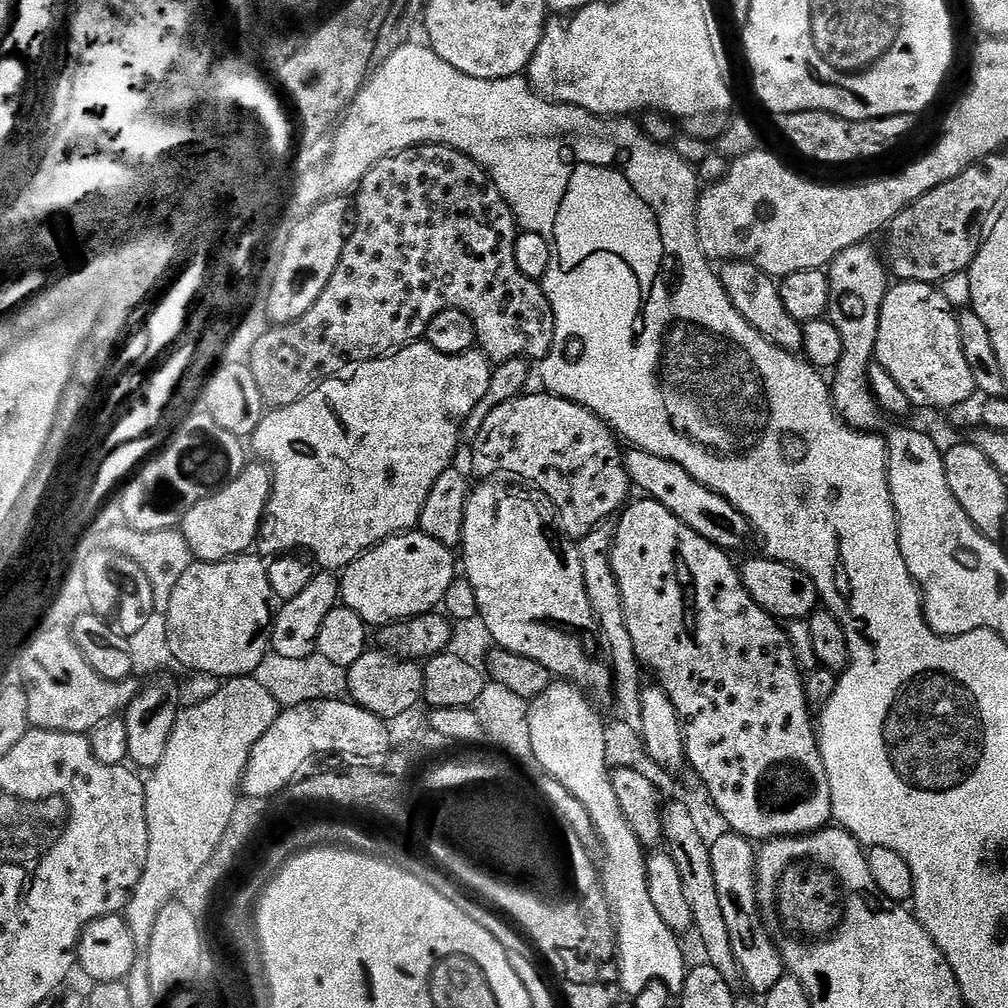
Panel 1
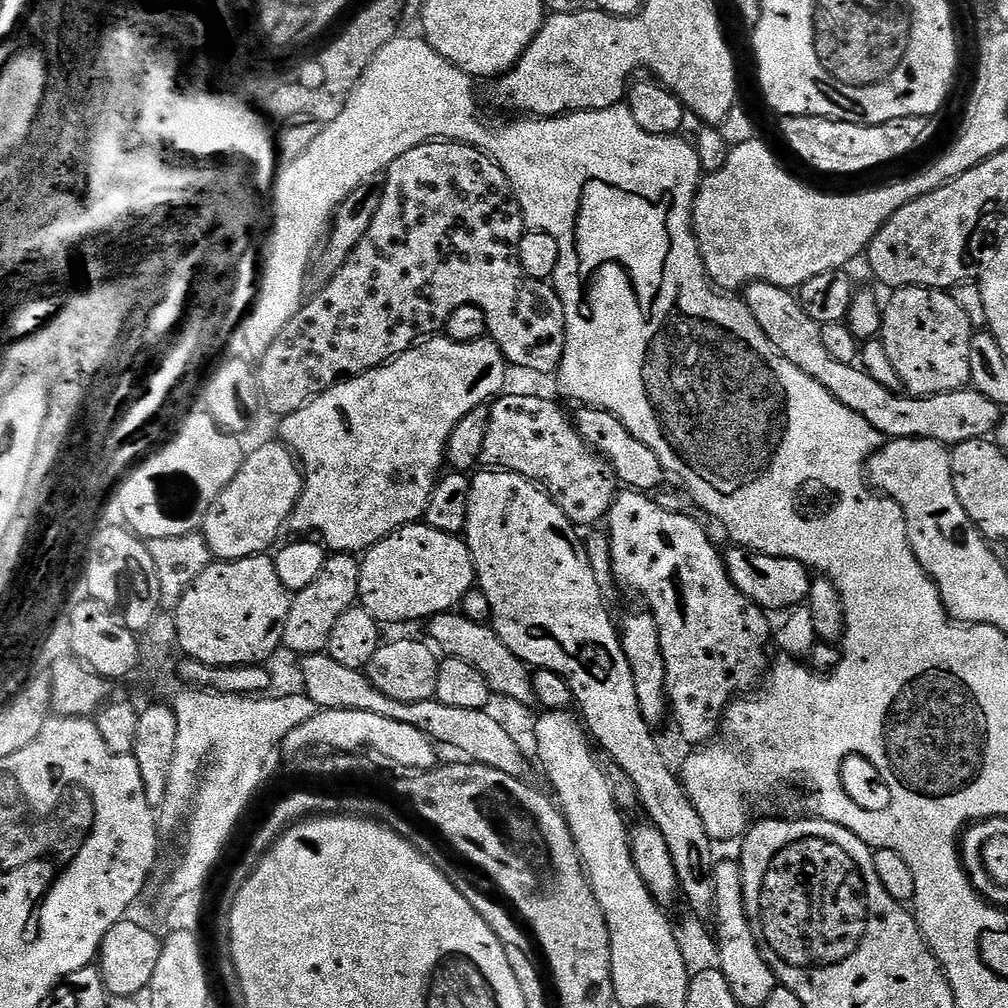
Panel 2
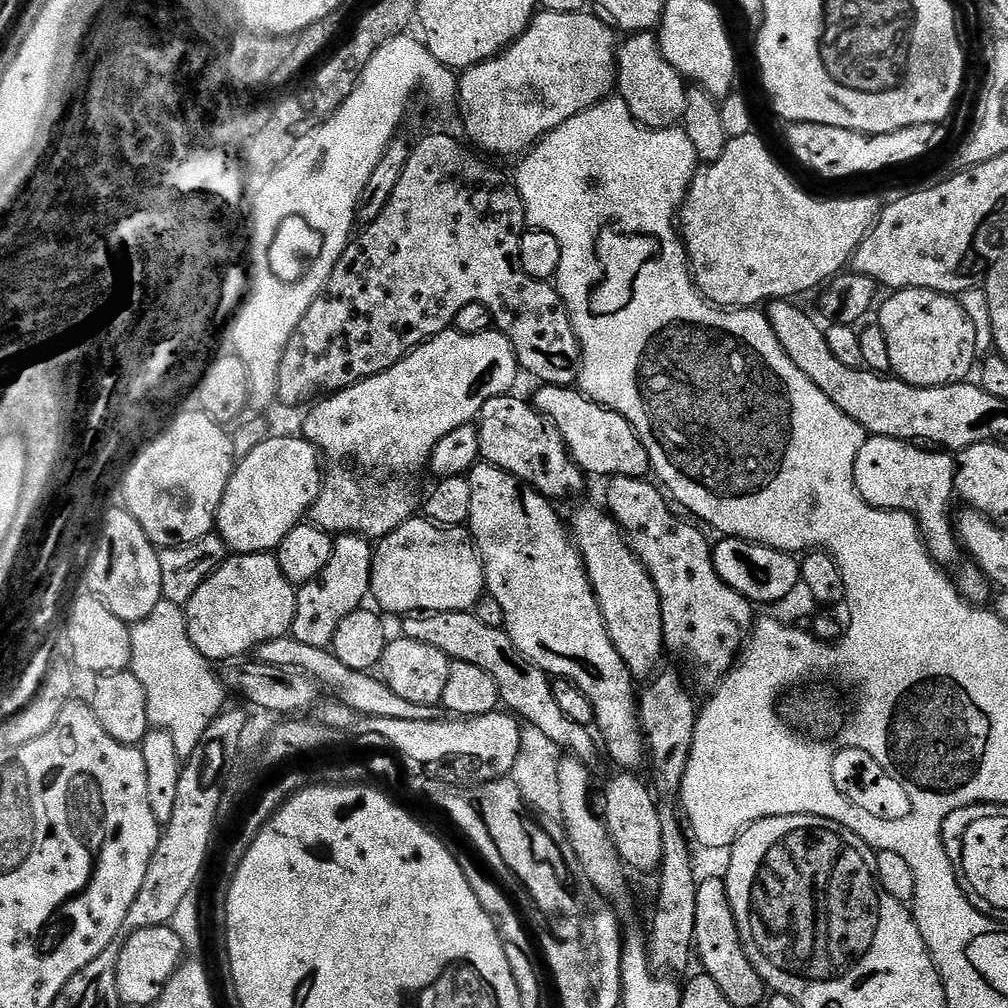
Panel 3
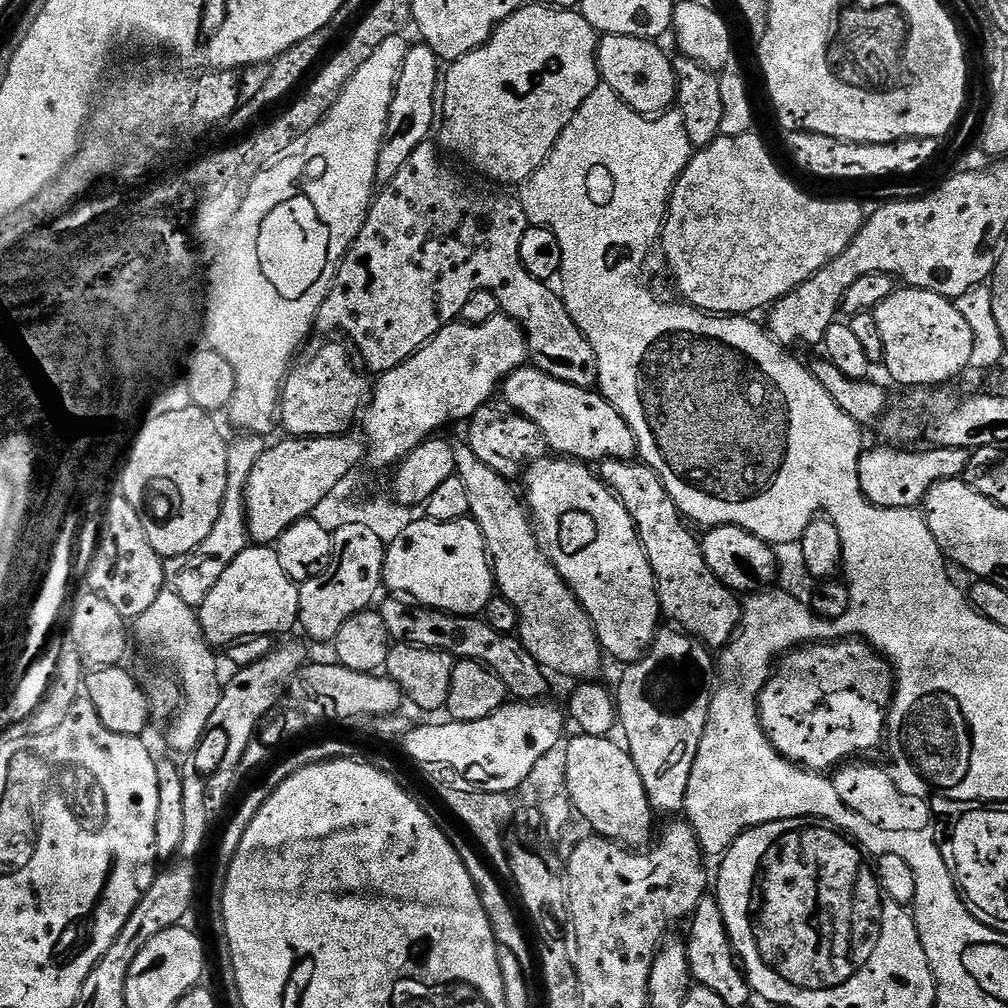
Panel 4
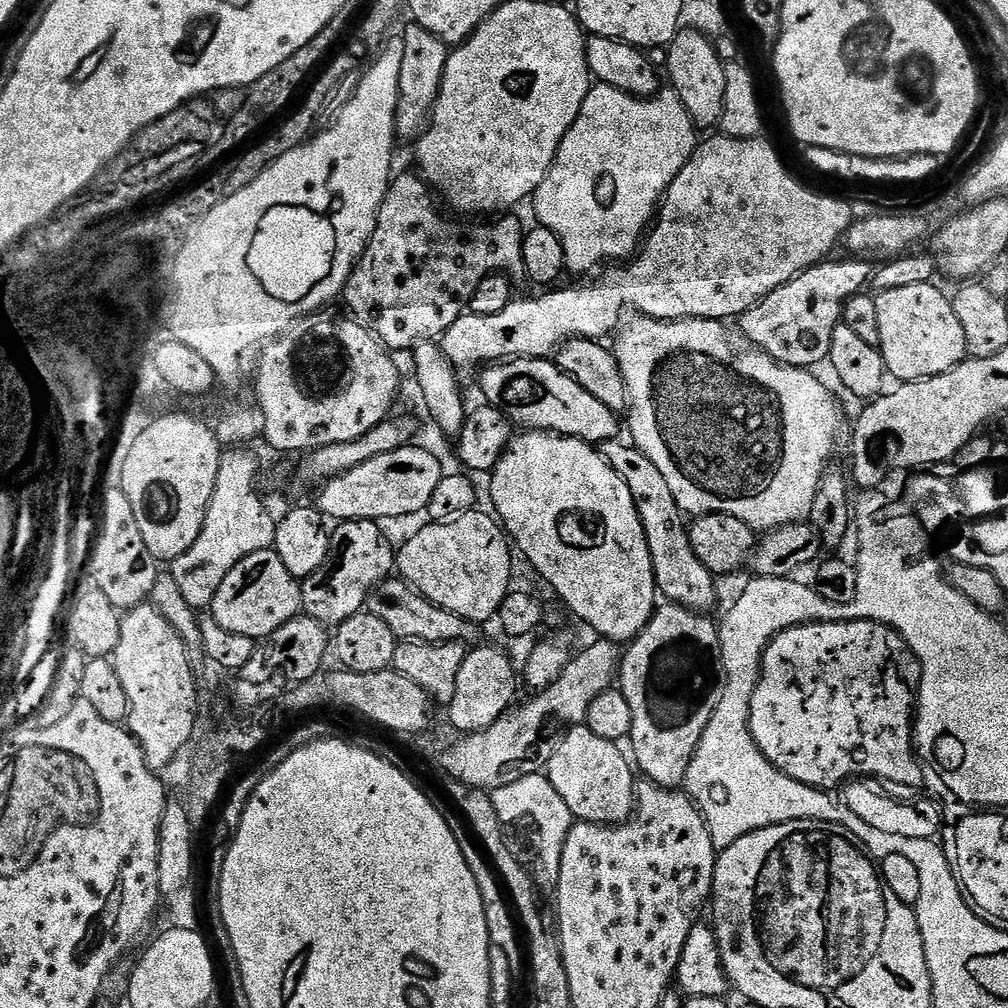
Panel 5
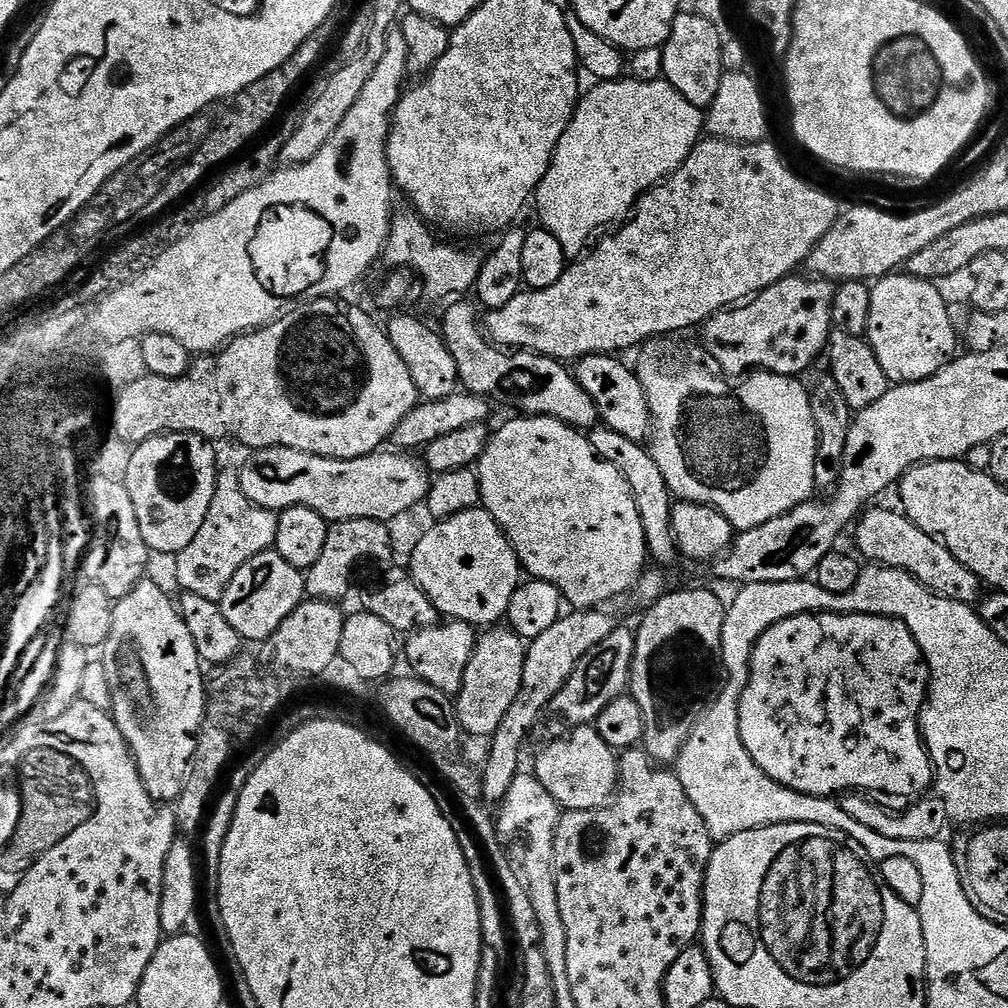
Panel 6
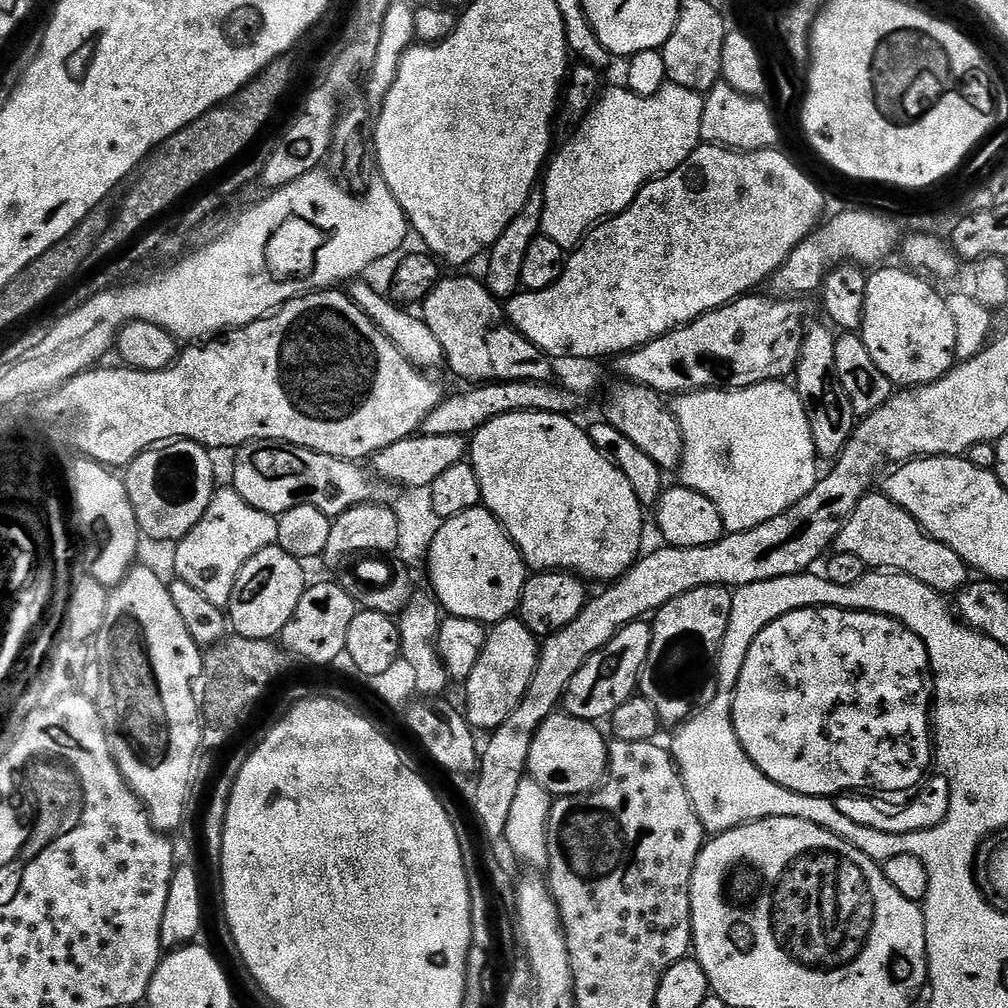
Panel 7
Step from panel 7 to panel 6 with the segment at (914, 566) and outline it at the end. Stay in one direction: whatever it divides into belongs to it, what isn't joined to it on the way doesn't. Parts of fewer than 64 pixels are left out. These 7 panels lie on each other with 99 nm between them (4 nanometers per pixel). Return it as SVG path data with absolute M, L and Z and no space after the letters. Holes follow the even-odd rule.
M869 507L854 524L855 551L865 561L868 559L868 562L875 562L886 568L901 568L903 572L909 572L921 586L929 588L935 596L941 596L950 602L979 605L982 599L982 582L978 574L974 574L974 570L962 566L962 562L958 562L958 558L950 554L946 545L923 532L903 511L891 512L888 508L876 507Z

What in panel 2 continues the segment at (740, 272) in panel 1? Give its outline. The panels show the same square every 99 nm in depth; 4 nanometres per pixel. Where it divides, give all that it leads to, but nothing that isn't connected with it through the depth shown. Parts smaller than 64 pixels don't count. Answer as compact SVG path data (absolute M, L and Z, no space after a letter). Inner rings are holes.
M756 280L743 289L742 299L745 306L754 314L754 322L762 326L762 334L802 374L810 374L814 382L821 384L842 406L850 406L854 414L862 414L870 426L879 430L881 437L894 440L936 440L945 446L955 446L967 440L988 438L995 433L1002 410L990 398L975 390L947 392L937 396L909 396L886 390L878 386L870 374L856 364L843 364L838 358L830 358L830 353L822 343L818 322L802 310L802 306L789 289L779 288L765 280Z

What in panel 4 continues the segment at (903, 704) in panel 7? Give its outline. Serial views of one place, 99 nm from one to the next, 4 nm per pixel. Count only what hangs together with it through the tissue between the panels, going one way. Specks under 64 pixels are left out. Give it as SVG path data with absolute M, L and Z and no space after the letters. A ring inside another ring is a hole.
M840 639L831 643L811 643L805 647L798 647L790 651L775 665L771 678L760 692L760 725L770 738L772 745L780 751L780 755L791 760L792 763L800 765L801 768L809 770L829 770L851 761L859 752L872 752L876 747L883 745L886 740L886 729L888 726L888 710L892 707L894 699L894 669L887 659L871 644L859 639Z

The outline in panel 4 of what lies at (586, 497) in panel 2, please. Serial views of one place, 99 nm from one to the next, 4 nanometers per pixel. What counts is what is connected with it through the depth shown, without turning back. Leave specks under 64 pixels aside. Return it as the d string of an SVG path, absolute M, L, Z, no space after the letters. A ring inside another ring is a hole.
M503 402L483 404L470 417L468 426L467 447L472 448L474 454L478 454L478 458L482 458L482 462L486 462L486 466L490 466L503 476L519 477L529 466L549 455L550 449L542 430L538 430L538 426L534 426L534 422L530 422L530 418L509 408Z

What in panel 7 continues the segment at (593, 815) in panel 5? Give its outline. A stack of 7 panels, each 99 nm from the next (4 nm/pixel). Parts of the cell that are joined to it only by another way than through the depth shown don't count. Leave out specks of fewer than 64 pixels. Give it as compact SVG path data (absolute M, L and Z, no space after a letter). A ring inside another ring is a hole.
M563 710L553 712L550 718L542 722L542 726L534 734L534 742L530 742L530 758L527 775L532 777L549 792L553 798L561 796L584 796L600 787L608 770L609 741L599 732L597 725L590 720L579 720L569 716Z

